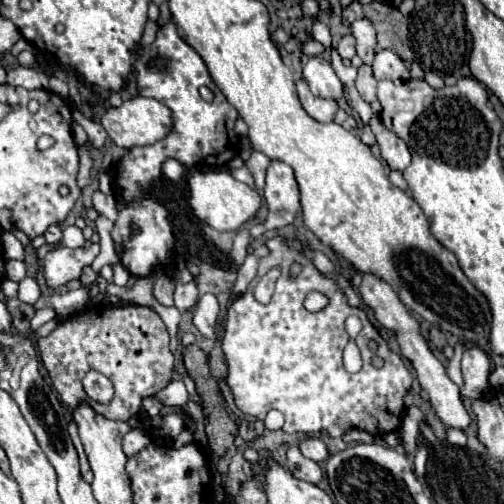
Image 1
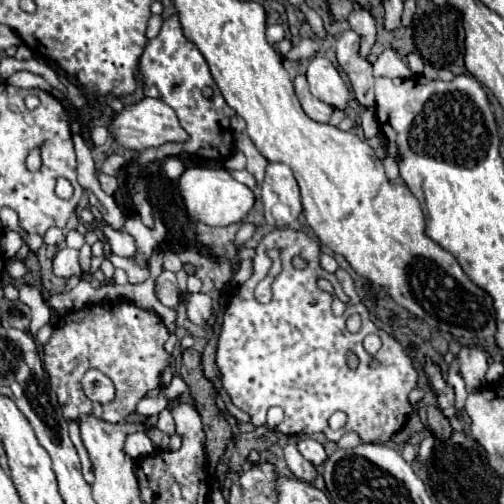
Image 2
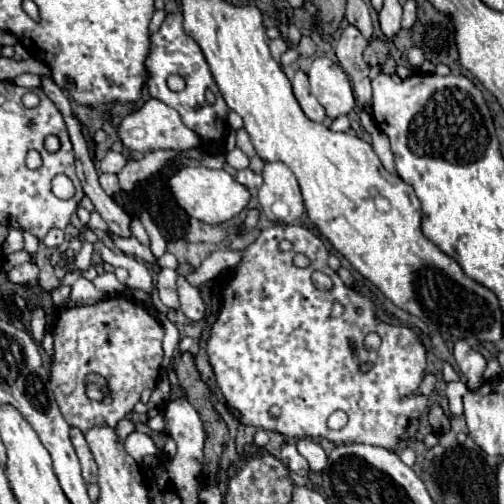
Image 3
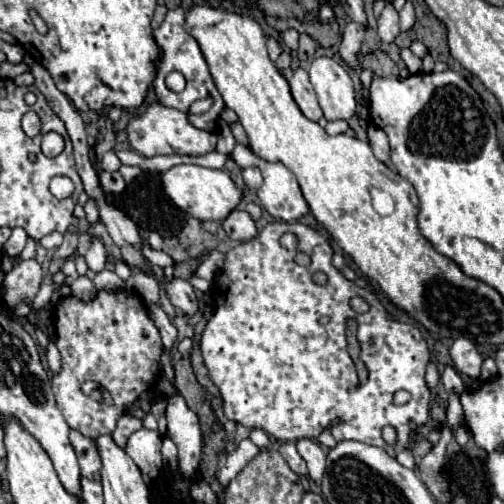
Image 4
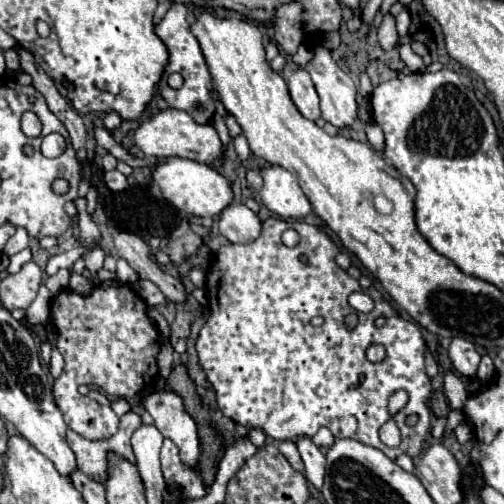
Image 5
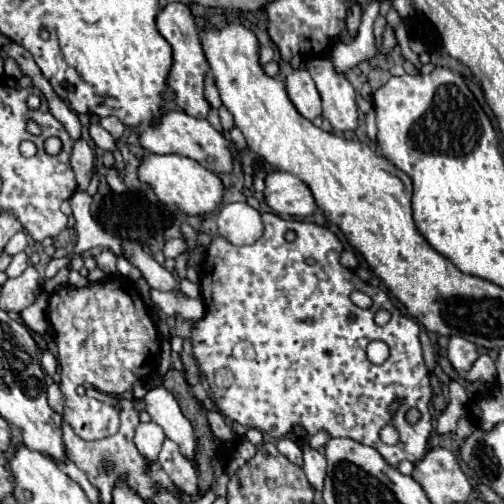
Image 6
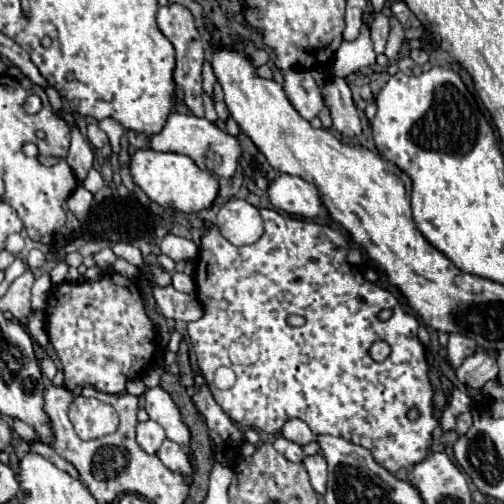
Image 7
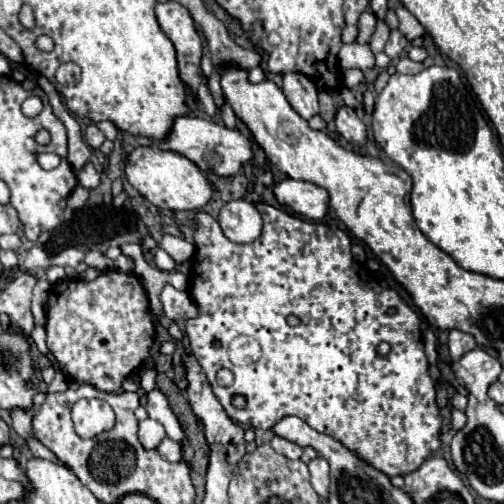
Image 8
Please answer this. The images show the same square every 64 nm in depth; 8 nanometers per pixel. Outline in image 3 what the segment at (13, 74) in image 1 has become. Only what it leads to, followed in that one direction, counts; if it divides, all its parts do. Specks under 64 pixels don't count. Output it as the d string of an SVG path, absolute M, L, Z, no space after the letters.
M20 74L12 80L16 86L24 86L24 88L40 88L40 76L36 74Z

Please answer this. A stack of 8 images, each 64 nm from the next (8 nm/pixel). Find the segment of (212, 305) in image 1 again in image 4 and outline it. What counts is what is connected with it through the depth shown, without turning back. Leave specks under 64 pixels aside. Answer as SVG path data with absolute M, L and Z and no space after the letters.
M174 278L170 284L164 284L164 290L170 298L170 302L182 310L184 314L192 316L198 312L198 298L196 298L196 290L188 280L182 278Z

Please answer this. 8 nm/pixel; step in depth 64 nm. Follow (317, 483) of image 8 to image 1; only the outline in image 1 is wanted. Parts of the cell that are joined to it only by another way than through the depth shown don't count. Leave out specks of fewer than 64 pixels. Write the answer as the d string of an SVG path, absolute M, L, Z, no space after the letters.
M306 438L306 440L302 440L300 442L300 452L306 458L314 460L314 462L322 462L322 460L328 458L328 448L326 448L326 444L320 438Z

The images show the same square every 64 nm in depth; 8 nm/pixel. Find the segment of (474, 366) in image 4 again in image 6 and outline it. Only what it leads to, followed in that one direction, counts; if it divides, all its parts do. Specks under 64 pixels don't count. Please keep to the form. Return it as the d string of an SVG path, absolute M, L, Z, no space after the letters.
M452 336L450 344L448 344L448 360L452 362L454 370L458 372L468 372L468 368L472 368L472 364L476 362L476 346L462 338L462 336Z

